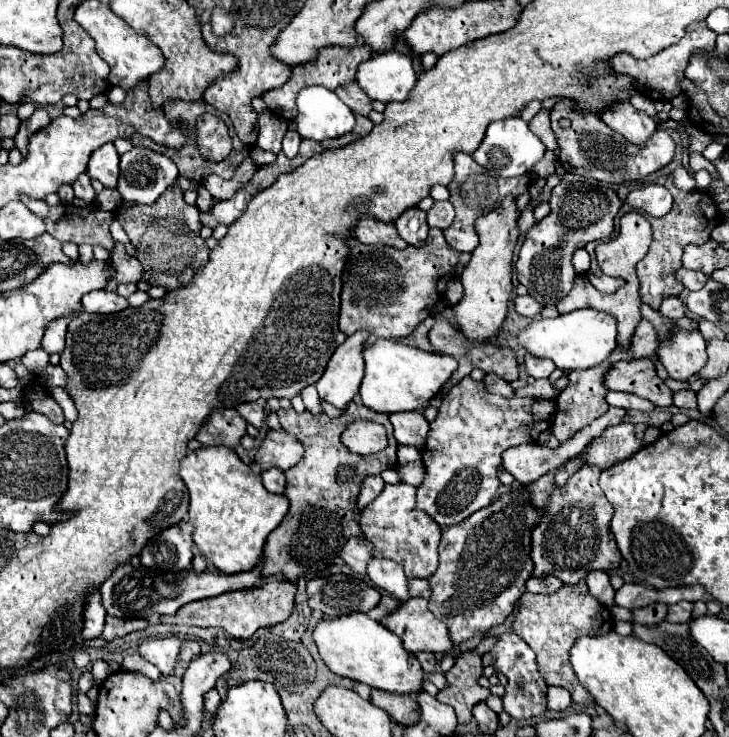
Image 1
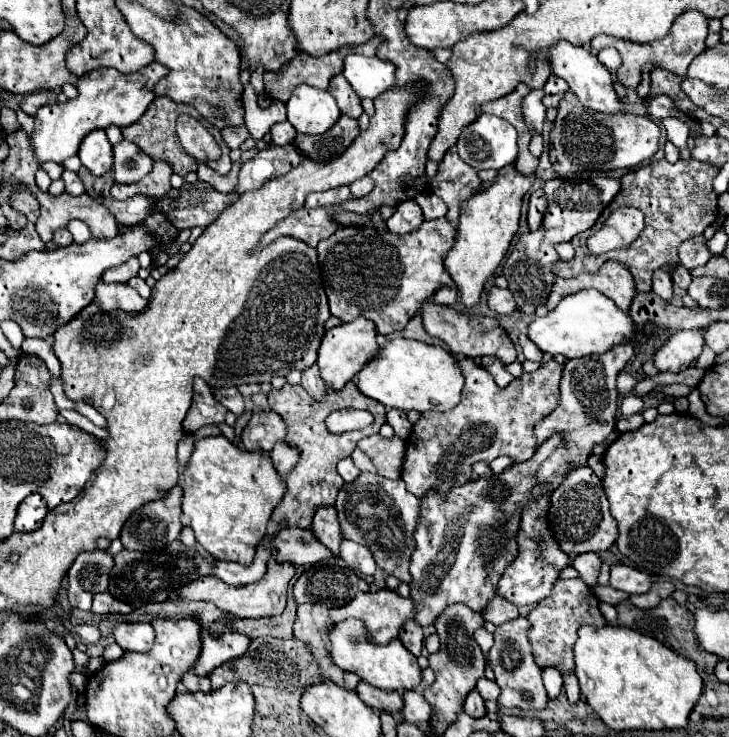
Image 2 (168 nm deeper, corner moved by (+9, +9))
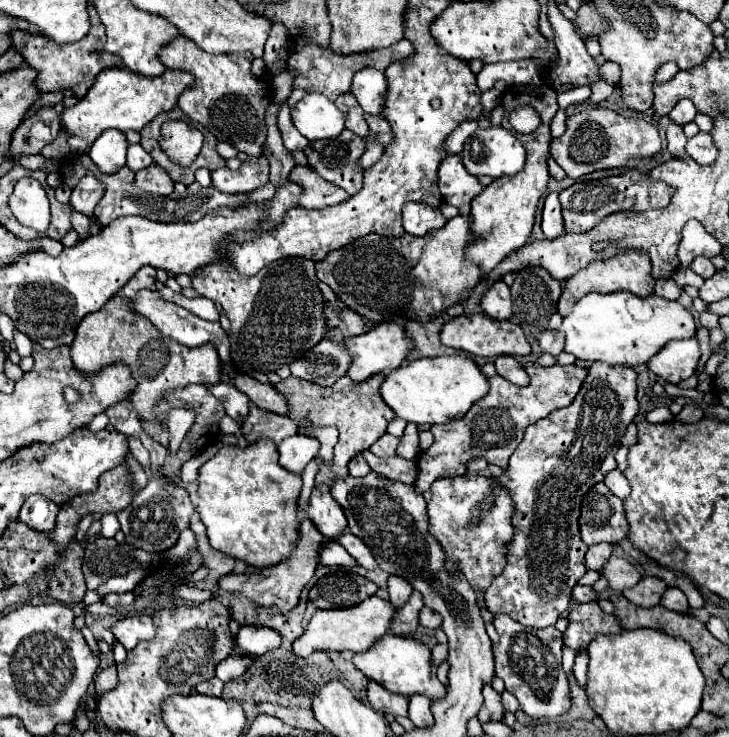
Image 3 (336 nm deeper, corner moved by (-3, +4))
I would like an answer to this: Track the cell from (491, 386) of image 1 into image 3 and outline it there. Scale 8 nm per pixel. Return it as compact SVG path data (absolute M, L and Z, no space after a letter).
M500 356L500 358L496 358L494 366L496 366L496 372L502 378L510 380L512 384L516 384L516 386L528 386L530 376L526 374L524 366L516 358L512 358L512 356Z

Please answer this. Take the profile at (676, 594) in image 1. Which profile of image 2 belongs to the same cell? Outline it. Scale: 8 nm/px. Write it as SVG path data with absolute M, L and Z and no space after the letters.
M612 565L610 585L628 595L640 595L648 593L648 589L654 585L654 577L628 565Z

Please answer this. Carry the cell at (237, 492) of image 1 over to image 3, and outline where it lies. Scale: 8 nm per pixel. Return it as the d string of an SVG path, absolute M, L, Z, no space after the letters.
M258 438L246 448L222 446L198 474L196 504L210 546L236 560L244 560L252 568L276 566L288 560L300 540L296 516L300 490L300 474L288 472L278 464L276 444L270 438Z

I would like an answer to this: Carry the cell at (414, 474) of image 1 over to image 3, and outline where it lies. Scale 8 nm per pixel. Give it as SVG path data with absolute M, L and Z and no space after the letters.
M384 434L376 444L370 446L370 452L380 458L388 458L396 454L396 446L398 446L398 438L394 438L392 434Z

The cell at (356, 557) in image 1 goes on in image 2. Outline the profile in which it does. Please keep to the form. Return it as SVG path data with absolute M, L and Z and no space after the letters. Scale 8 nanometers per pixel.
M334 509L316 511L316 525L312 529L314 529L314 535L320 539L322 545L326 545L334 555L340 553L342 529L340 529L340 523L338 523Z

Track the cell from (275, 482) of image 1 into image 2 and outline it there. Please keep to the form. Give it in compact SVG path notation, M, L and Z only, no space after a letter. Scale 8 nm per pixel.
M288 443L276 445L270 453L270 459L274 463L274 469L284 477L284 473L290 473L298 461L298 451L292 449Z

